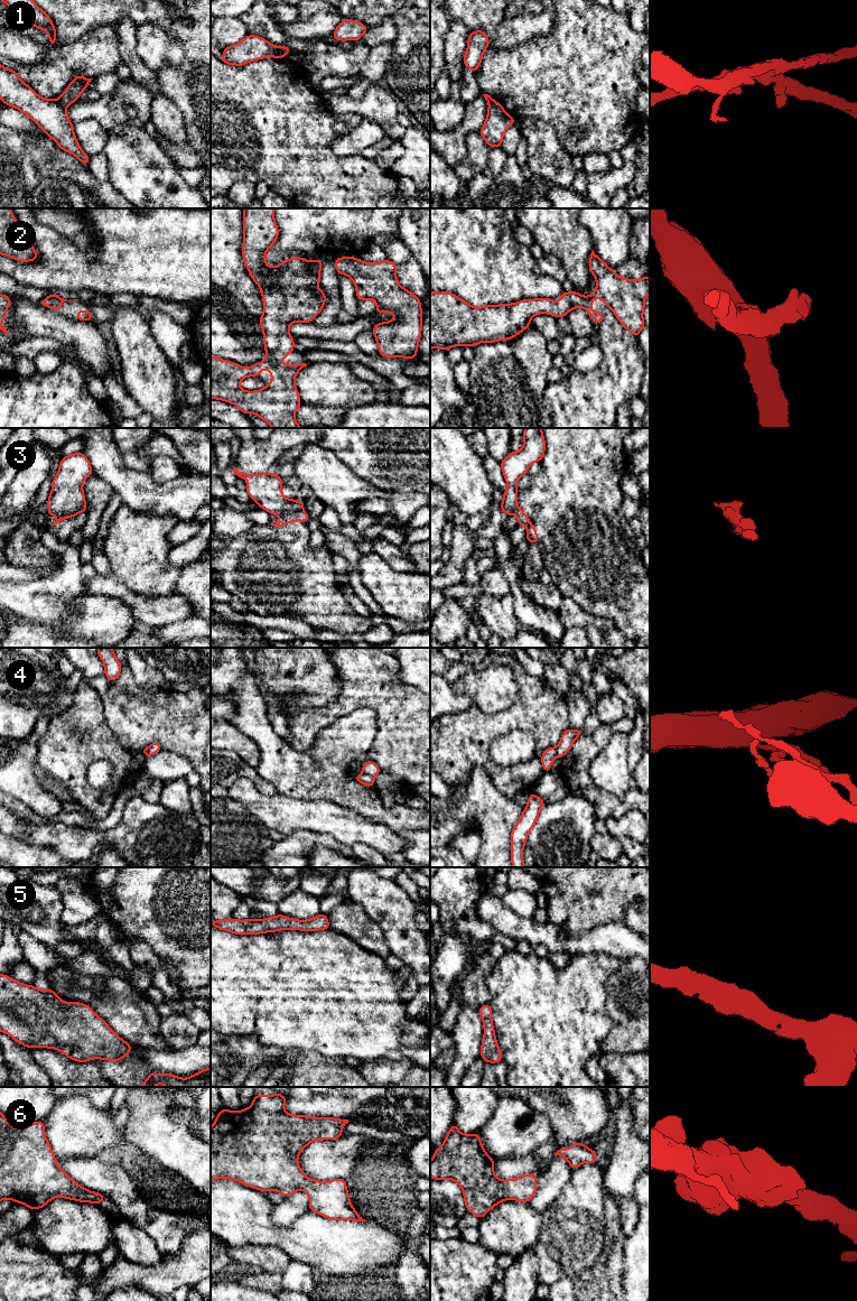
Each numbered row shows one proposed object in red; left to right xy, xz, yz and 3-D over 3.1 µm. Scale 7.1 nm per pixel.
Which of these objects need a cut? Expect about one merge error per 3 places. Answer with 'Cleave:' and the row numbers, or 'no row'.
Cleave: 1, 3, 4

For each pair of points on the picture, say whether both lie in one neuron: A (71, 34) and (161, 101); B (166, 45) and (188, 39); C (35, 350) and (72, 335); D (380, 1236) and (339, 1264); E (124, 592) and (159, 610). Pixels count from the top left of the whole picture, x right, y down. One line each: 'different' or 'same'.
A: different
B: different
C: different
D: same
E: same

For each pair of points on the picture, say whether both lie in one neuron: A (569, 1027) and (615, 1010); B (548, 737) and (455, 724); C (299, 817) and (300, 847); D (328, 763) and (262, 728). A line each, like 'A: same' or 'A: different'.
A: different
B: same
C: different
D: same

